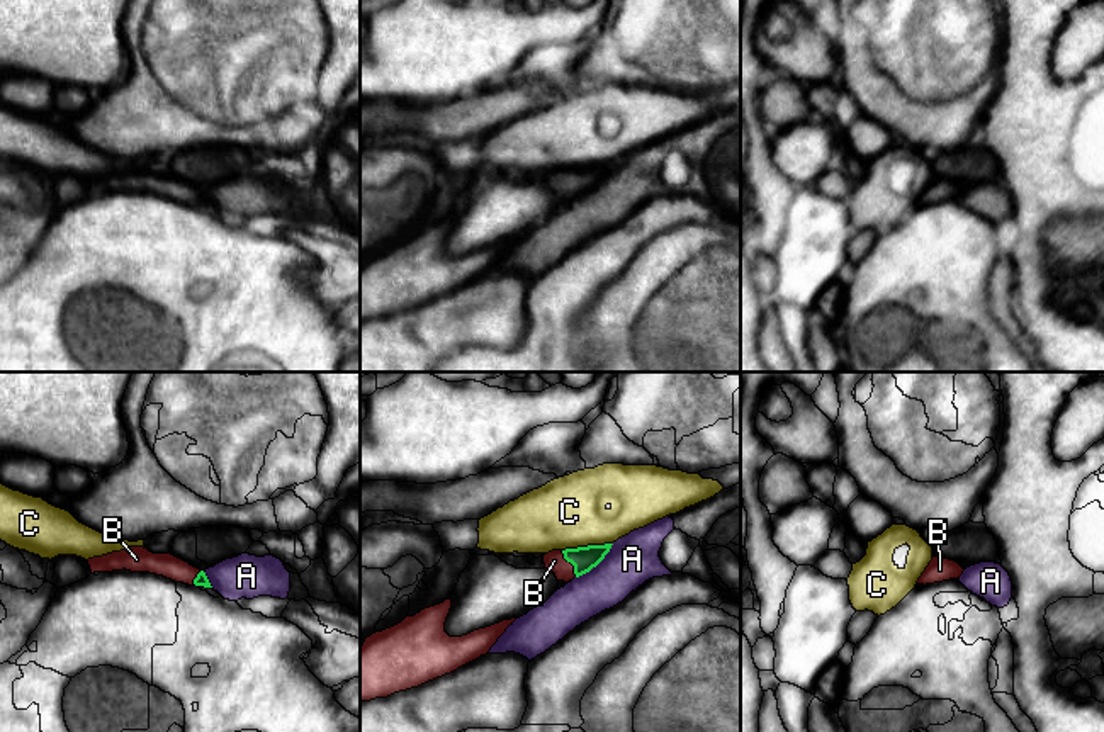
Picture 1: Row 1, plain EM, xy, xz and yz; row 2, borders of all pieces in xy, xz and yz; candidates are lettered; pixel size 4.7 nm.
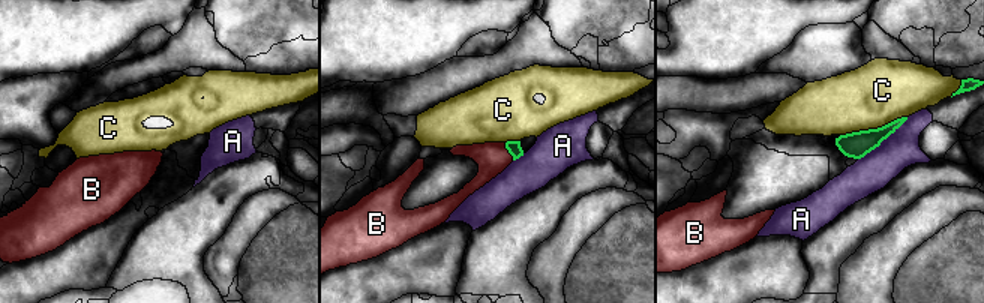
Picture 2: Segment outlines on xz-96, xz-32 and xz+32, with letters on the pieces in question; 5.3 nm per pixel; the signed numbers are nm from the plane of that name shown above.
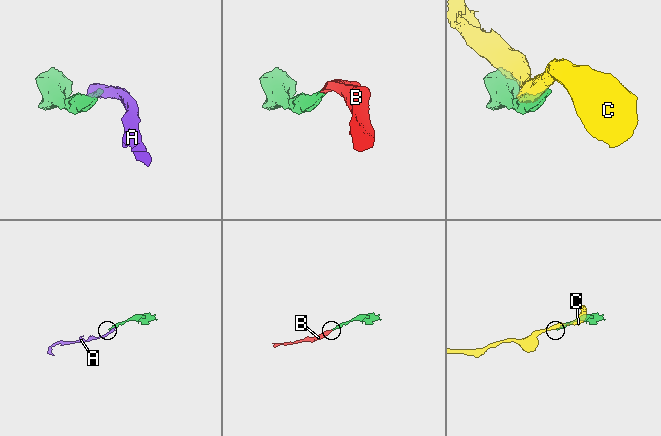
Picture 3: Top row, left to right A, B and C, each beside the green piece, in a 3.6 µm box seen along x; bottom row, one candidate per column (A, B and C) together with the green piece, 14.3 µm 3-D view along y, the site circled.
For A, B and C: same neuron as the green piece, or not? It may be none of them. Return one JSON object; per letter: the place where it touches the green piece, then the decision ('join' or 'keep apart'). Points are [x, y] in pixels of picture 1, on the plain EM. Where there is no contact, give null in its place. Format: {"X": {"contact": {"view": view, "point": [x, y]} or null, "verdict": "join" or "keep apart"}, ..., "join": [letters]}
{"A": {"contact": {"view": "xz", "point": [597, 184]}, "verdict": "keep apart"}, "B": {"contact": {"view": "xz", "point": [571, 182]}, "verdict": "join"}, "C": {"contact": {"view": "xz", "point": [588, 165]}, "verdict": "keep apart"}, "join": ["B"]}

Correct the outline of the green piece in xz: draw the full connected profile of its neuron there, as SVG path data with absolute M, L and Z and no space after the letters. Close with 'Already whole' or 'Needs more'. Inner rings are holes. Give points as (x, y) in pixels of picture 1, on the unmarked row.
M613 163L552 170L544 175L544 183L545 189L555 194L557 200L569 202L596 187L610 172L611 165Z. Needs more

